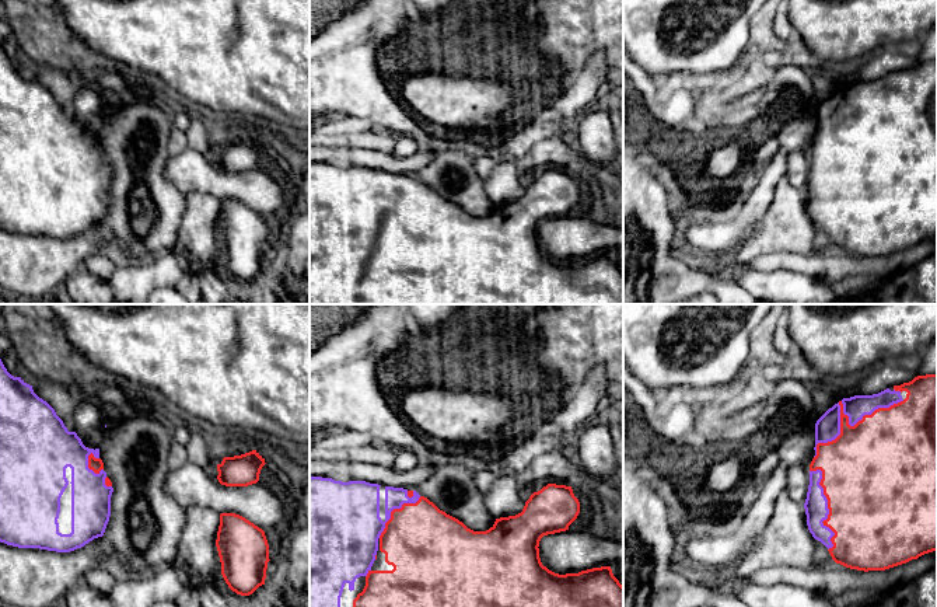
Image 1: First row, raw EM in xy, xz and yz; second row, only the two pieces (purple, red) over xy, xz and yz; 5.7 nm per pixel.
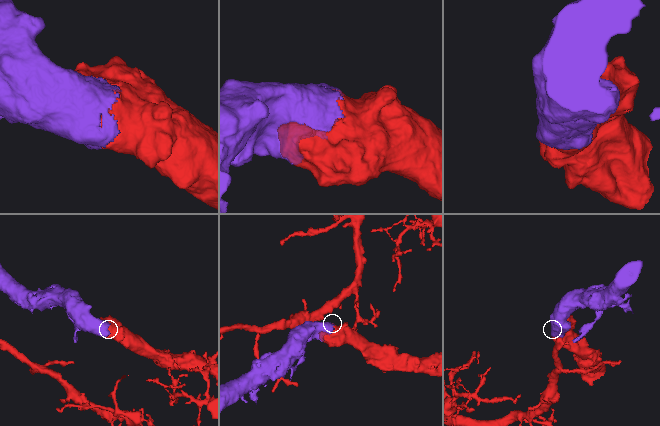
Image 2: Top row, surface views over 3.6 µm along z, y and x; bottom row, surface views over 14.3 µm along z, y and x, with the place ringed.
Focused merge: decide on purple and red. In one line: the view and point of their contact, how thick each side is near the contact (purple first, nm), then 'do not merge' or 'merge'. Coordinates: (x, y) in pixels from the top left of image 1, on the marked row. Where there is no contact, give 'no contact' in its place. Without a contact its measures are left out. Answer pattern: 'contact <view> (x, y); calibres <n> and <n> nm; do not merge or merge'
contact yz (848, 415); calibres 130 and 380 nm; merge

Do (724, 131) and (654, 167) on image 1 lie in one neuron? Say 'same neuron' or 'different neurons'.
different neurons

